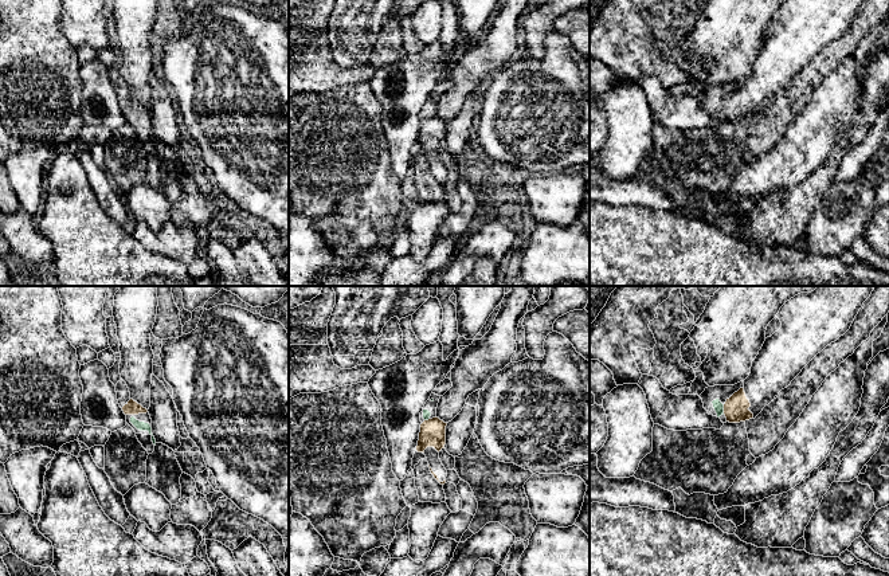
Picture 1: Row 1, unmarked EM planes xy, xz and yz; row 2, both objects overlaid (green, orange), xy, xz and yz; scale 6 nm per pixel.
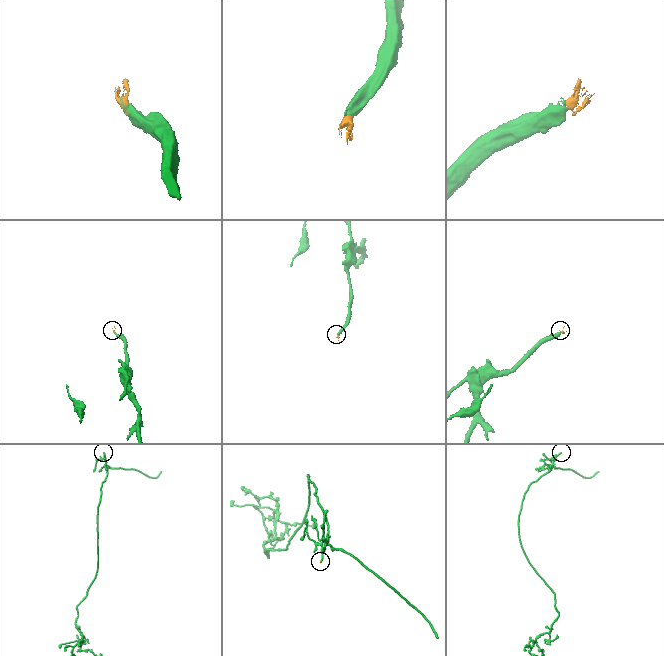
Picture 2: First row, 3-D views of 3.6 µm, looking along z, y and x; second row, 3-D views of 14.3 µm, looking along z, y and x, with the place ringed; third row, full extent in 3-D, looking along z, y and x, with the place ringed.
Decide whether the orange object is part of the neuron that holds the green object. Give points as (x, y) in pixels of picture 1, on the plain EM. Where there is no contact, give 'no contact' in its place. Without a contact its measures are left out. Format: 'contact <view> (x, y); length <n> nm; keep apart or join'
contact yz (723, 109); length 60 nm; join

